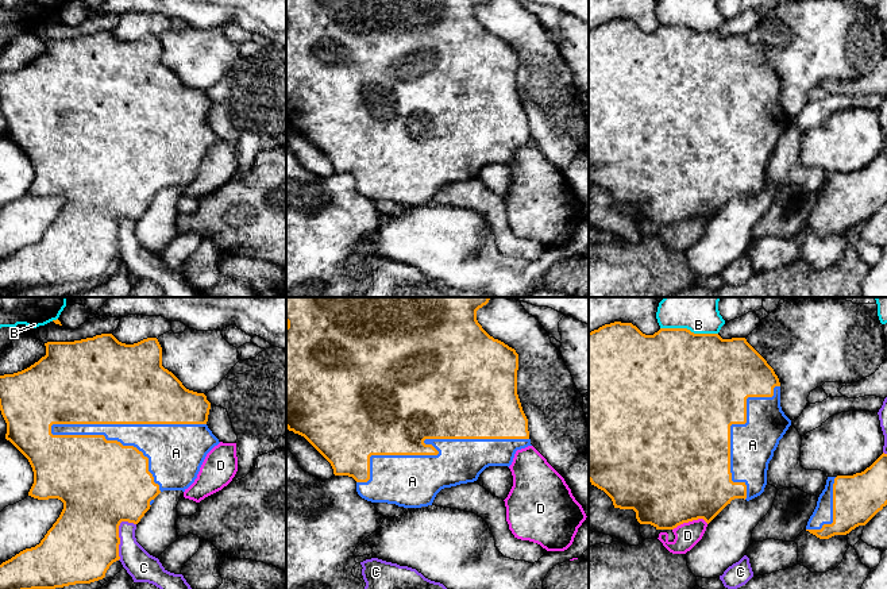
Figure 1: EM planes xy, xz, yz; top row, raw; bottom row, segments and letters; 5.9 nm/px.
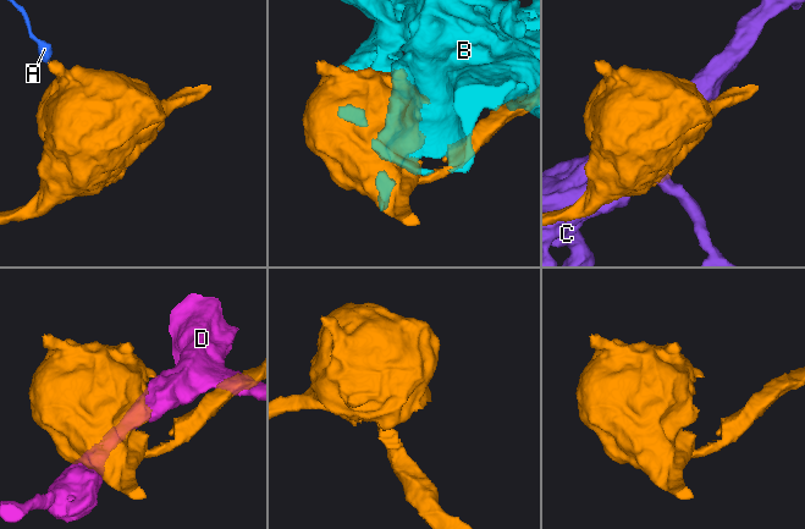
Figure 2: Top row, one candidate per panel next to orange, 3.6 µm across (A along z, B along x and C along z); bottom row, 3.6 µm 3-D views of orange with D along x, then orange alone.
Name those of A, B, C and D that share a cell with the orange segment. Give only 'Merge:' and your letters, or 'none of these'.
Merge: A

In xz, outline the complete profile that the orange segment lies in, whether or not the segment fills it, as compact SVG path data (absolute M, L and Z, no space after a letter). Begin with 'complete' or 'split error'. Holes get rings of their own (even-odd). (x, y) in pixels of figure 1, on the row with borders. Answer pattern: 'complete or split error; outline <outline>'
split error; outline M286 297L286 428L304 436L331 463L335 476L352 477L356 481L358 494L371 503L387 503L404 508L428 507L441 489L474 482L489 466L509 467L516 451L532 444L528 419L517 394L518 354L504 342L490 336L477 320L477 311L489 300L490 297Z

